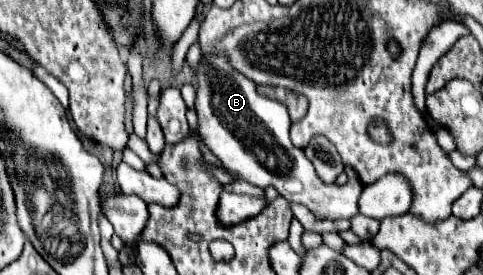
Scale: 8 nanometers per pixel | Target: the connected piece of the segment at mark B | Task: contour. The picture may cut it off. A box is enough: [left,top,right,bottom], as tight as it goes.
[196,58,362,220]

